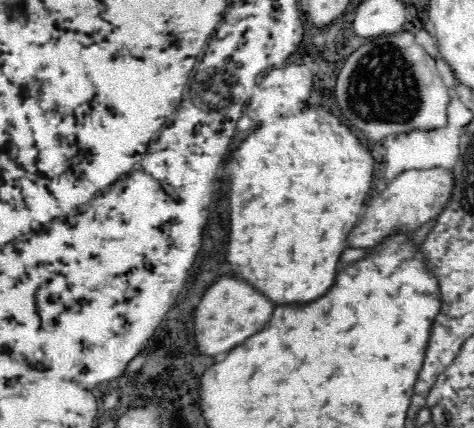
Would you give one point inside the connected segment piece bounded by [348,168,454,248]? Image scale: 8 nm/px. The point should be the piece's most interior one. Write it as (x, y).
(414, 198)

